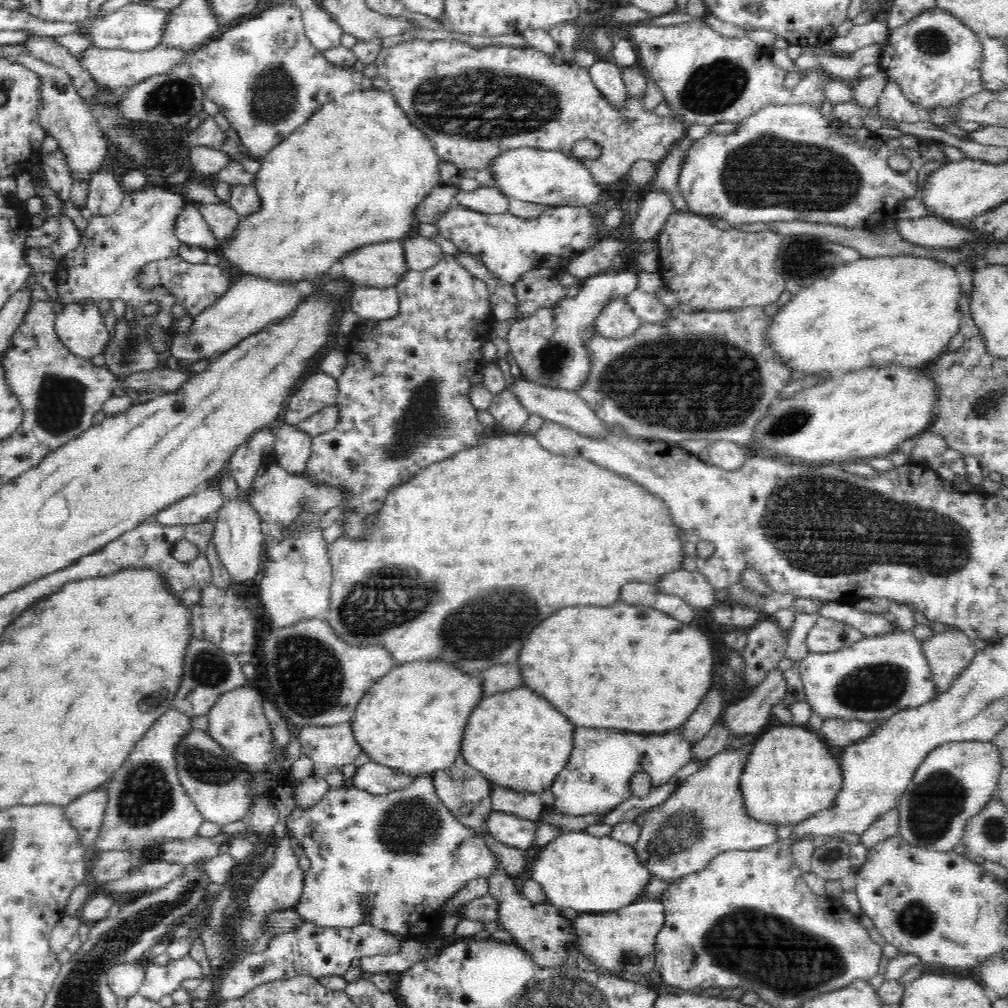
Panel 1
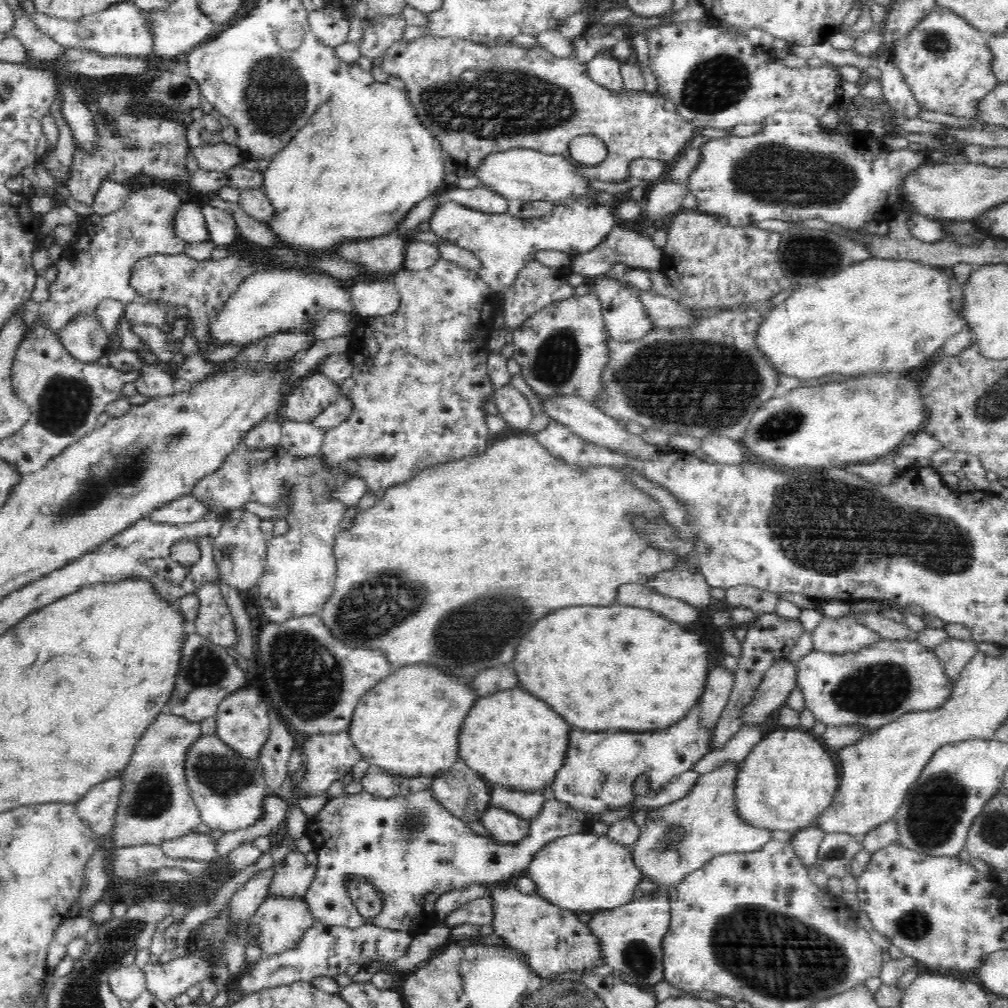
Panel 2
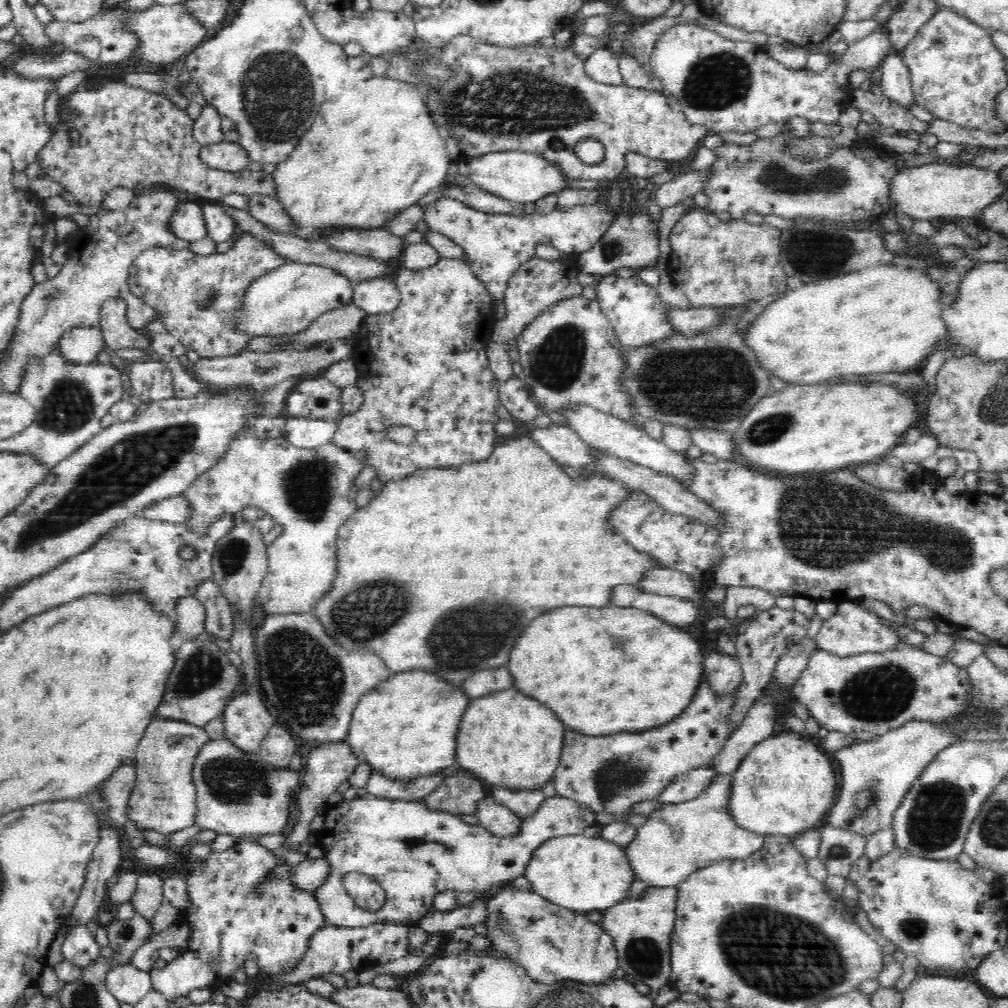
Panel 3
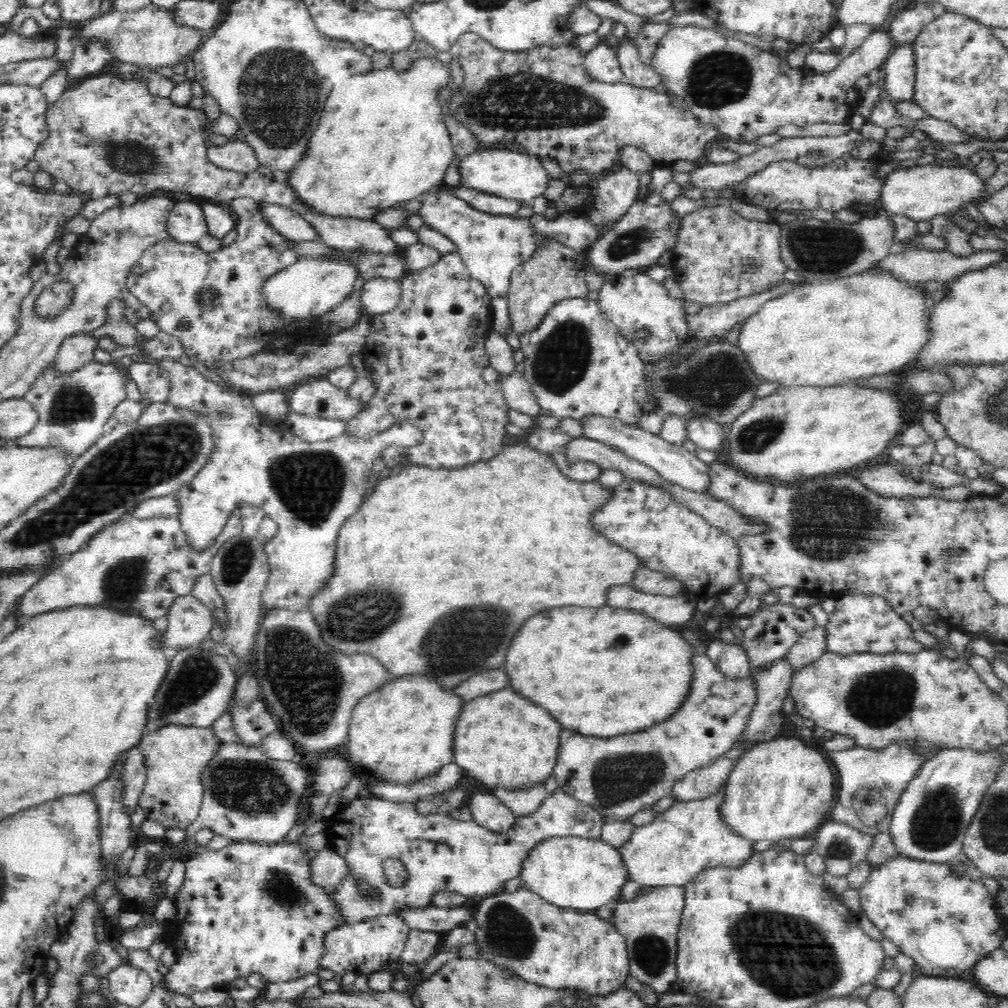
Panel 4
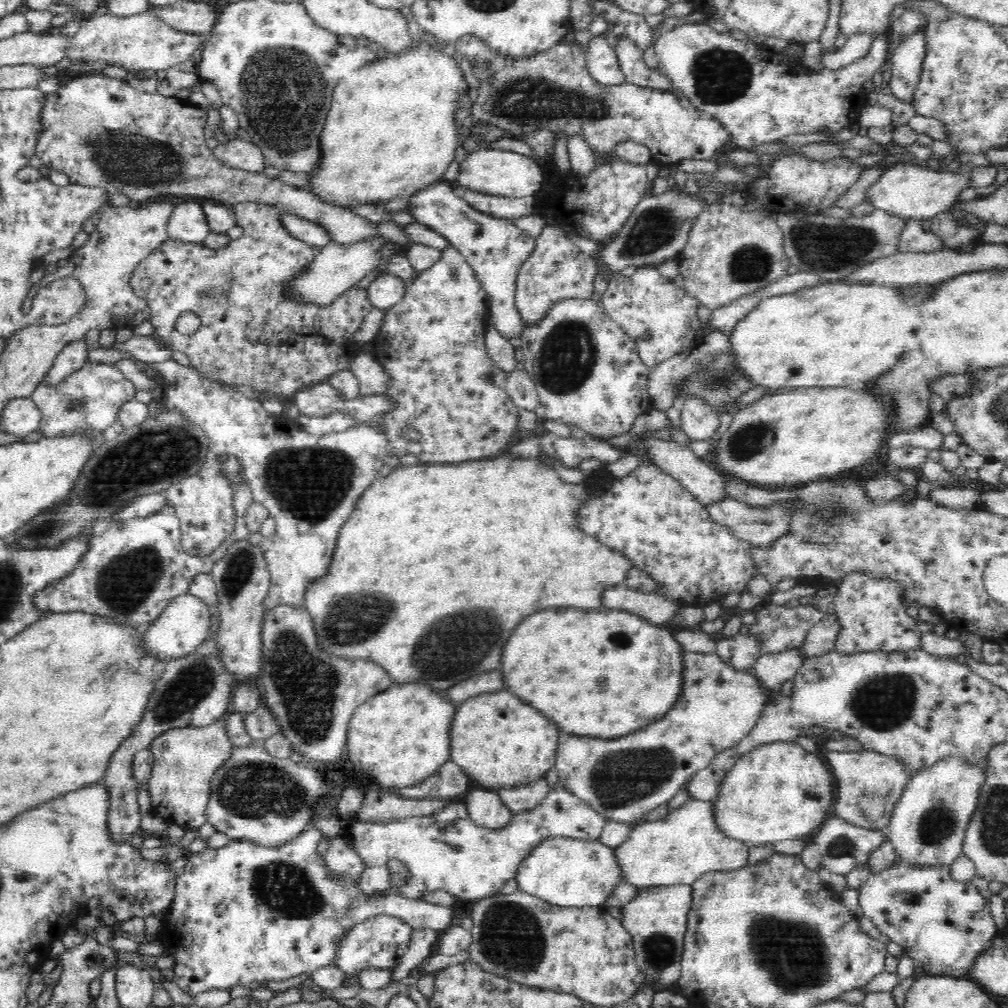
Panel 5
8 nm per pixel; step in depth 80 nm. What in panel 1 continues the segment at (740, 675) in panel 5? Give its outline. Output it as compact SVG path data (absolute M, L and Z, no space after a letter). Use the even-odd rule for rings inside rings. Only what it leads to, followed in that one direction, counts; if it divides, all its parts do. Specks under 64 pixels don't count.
M682 728L660 735L620 734L614 730L576 730L576 746L563 772L555 779L552 791L553 810L570 816L606 814L616 805L632 797L630 791L634 774L650 776L652 787L658 787L672 780L674 774L691 760L692 746L682 741Z

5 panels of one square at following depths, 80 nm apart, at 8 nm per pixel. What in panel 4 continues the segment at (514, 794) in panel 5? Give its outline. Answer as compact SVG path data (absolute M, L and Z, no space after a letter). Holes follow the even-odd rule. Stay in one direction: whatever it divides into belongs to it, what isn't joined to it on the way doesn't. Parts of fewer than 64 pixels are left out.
M542 784L528 789L510 790L504 789L503 787L496 787L489 791L517 817L536 812L536 809L543 803L543 800L548 795L547 790Z

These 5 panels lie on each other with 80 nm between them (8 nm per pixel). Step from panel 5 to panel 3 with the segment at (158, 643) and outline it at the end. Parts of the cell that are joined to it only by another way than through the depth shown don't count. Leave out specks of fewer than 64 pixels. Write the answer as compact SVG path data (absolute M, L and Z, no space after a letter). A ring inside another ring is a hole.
M193 596L179 598L173 616L176 621L176 636L188 640L204 634L205 610L197 598Z

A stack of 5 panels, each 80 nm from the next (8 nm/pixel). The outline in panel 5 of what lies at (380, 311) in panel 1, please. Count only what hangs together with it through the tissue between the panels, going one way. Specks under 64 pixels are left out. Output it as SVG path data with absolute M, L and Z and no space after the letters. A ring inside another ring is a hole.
M380 274L366 288L366 297L372 309L388 311L404 298L405 283L401 278Z

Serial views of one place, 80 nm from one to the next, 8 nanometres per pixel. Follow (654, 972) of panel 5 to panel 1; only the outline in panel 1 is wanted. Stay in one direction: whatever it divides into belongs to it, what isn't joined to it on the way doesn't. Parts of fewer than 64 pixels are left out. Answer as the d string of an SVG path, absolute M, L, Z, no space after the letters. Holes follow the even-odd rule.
M642 900L619 911L578 913L576 918L569 920L569 932L573 934L573 948L592 964L614 972L632 972L644 980L646 974L655 971L653 942L662 925L663 905L658 901Z

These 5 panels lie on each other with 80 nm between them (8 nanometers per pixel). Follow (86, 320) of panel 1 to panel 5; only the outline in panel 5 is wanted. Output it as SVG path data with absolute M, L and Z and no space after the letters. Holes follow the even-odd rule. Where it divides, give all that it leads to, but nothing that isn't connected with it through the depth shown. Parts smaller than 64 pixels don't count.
M85 338L72 339L67 342L57 354L54 365L50 368L44 381L54 385L83 369L88 364L88 352L90 350L91 347L88 346Z

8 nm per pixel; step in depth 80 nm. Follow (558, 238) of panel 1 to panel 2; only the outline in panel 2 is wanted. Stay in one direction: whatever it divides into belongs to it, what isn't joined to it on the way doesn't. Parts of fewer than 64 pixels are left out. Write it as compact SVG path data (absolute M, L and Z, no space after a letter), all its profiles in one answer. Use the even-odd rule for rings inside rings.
M583 200L556 204L540 217L531 219L516 218L507 212L486 214L462 206L454 201L438 204L429 223L431 231L462 249L472 252L482 264L477 277L487 282L492 293L506 290L522 273L524 268L535 260L536 252L554 250L571 258L593 250L618 223L614 208Z

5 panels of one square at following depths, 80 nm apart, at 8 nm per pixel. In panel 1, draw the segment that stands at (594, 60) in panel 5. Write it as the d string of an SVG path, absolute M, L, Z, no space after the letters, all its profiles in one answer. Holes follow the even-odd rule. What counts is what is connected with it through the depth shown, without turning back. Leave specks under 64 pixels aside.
M597 60L594 66L590 66L589 75L601 97L613 110L624 110L629 92L627 91L622 73L613 60Z

